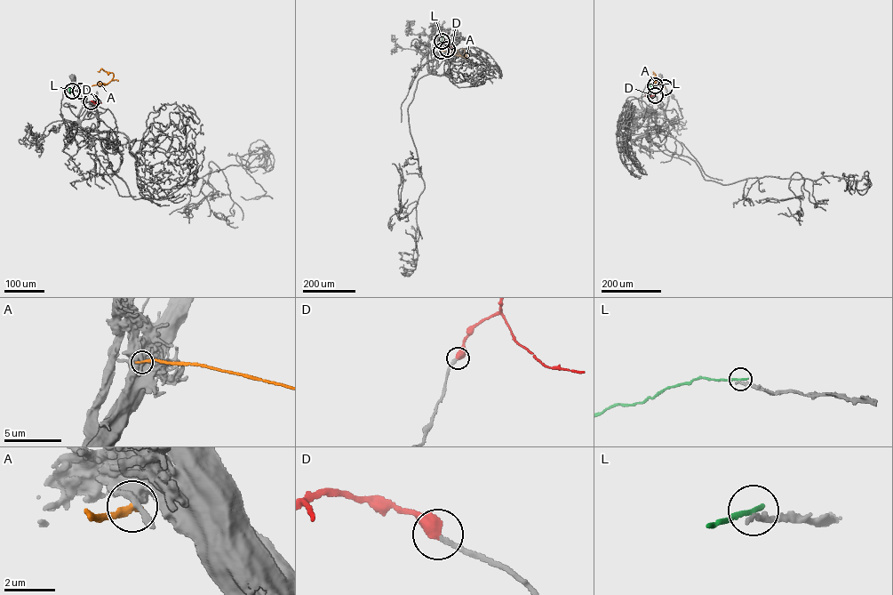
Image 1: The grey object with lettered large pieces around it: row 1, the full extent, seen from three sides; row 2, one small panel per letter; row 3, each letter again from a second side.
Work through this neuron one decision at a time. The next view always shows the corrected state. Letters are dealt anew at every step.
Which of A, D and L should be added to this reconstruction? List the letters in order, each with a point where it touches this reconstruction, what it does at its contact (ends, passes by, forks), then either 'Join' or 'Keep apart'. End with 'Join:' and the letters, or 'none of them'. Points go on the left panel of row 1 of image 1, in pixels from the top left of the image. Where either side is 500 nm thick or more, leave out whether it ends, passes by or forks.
A: Touches grey at (80, 91). It ends there. Keep apart
D: Touches grey at (91, 101). It ends there. Join
L: Touches grey at (72, 91). It ends there. Keep apart
Join: D

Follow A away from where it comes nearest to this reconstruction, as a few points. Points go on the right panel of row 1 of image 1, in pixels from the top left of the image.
A: (665, 87), (657, 84), (653, 73)

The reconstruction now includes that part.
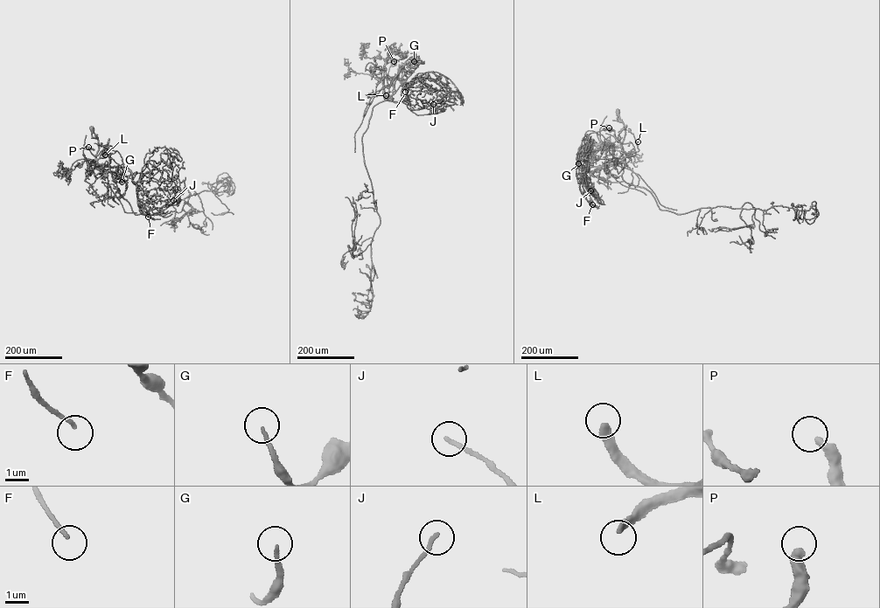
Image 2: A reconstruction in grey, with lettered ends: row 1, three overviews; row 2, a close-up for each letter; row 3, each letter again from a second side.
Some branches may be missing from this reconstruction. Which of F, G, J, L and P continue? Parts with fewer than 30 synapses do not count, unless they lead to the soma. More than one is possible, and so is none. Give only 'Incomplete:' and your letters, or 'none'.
Incomplete: L

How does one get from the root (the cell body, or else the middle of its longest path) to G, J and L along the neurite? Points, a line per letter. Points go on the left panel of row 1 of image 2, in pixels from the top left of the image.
G: (92, 128), (98, 140), (96, 163), (123, 177), (127, 189), (122, 196), (110, 170), (122, 182)
J: (92, 128), (98, 140), (96, 163), (106, 169), (130, 169), (137, 199), (149, 210), (173, 200)
L: (92, 128), (92, 137), (98, 140), (96, 163), (101, 167), (110, 162), (108, 154), (105, 155)

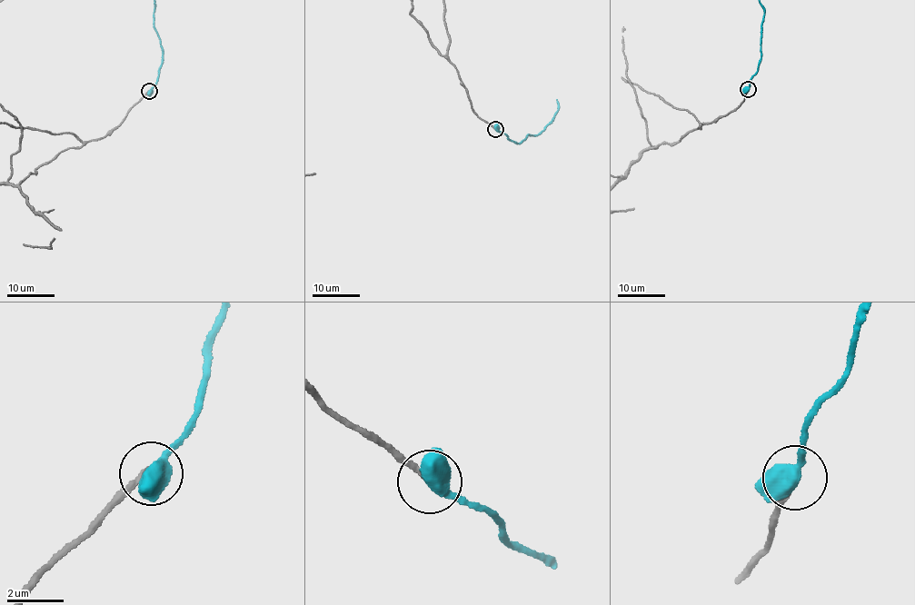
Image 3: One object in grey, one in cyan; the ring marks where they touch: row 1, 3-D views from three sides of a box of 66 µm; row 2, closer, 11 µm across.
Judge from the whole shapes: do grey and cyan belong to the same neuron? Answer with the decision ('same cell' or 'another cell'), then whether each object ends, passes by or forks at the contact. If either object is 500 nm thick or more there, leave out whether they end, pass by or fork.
same cell

